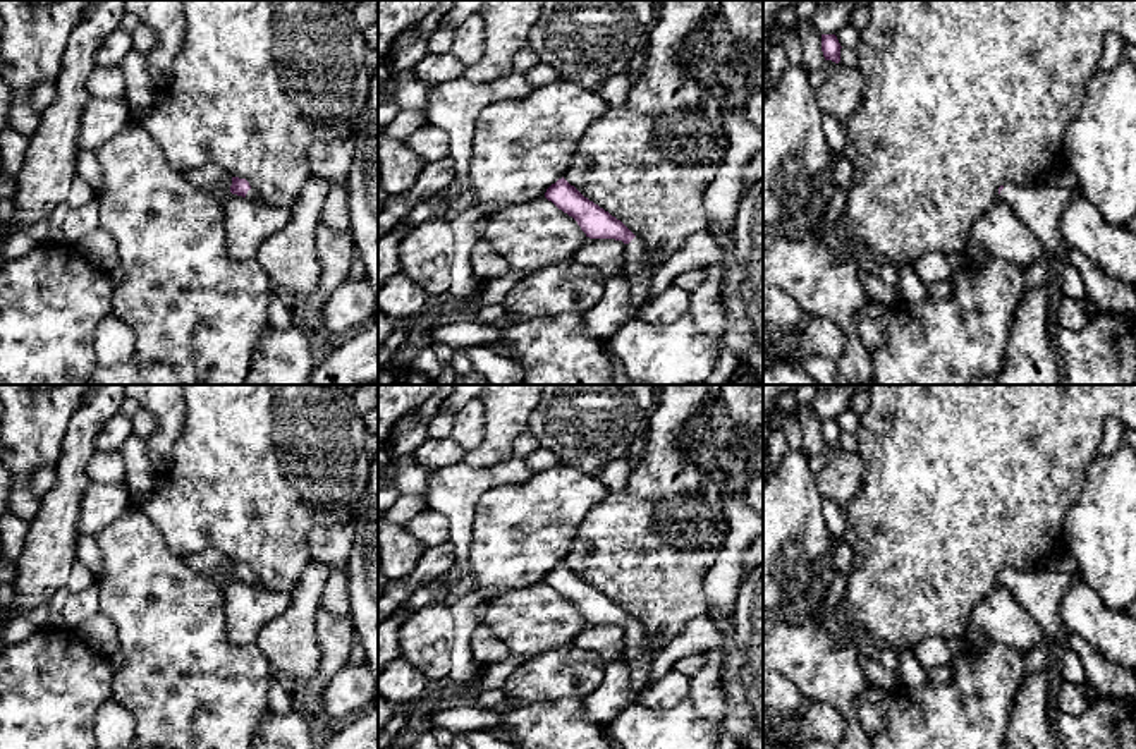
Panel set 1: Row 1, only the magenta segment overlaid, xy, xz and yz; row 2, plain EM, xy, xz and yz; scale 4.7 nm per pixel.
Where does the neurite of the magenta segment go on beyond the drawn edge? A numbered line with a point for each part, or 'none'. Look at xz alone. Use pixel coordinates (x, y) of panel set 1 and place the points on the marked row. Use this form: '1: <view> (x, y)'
1: xz (638, 270)

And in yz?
1: yz (1040, 207)

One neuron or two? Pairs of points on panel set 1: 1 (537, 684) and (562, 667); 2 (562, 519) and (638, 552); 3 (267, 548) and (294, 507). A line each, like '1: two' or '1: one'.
1: one
2: two
3: one

